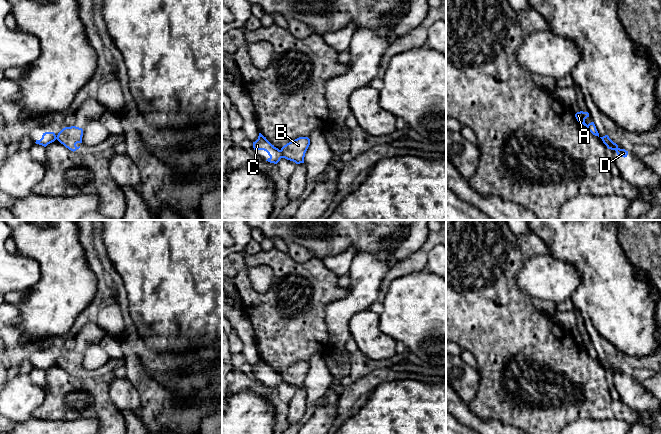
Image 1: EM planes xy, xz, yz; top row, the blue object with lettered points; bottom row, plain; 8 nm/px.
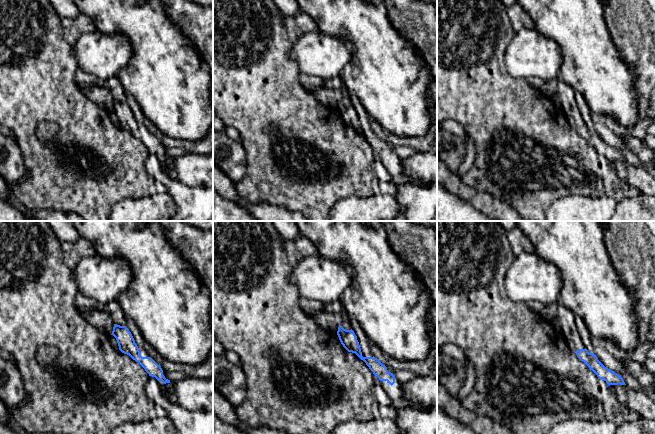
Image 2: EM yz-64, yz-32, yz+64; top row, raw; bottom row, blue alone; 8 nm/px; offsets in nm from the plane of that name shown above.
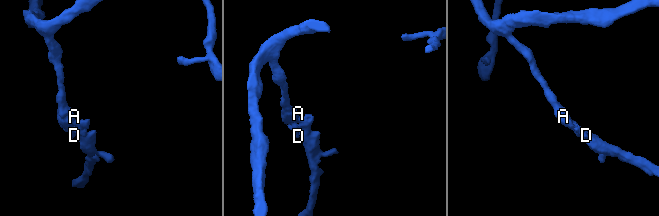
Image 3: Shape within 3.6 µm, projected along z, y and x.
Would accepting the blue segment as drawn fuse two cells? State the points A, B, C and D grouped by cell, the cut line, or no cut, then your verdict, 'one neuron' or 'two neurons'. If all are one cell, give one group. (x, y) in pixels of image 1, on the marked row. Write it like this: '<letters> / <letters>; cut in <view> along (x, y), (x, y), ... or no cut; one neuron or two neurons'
A C D / B; cut in xz along (279, 150), (282, 157); two neurons

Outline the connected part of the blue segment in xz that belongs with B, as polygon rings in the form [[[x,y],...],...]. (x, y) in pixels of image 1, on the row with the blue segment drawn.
[[[299,137],[284,145],[280,152],[282,158],[293,161],[296,164],[304,163],[305,153],[310,145],[308,137]]]

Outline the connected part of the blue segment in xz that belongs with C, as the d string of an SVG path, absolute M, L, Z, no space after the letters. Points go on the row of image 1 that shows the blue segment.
M259 133L258 139L253 142L253 148L255 151L266 151L270 156L266 161L270 163L277 164L282 158L280 150L272 145L261 133Z

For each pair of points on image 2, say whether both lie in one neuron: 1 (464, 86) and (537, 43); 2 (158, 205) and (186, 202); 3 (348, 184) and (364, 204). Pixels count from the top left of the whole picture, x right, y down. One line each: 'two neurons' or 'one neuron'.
1: two neurons
2: two neurons
3: two neurons

